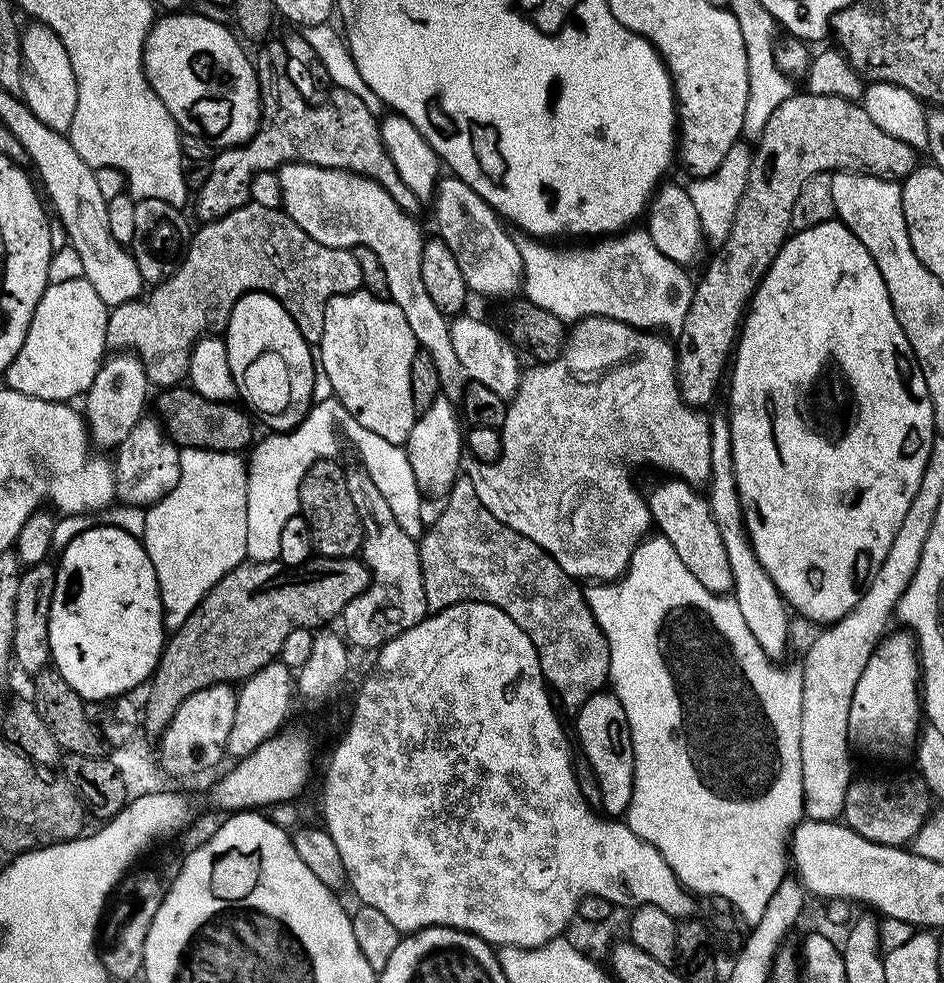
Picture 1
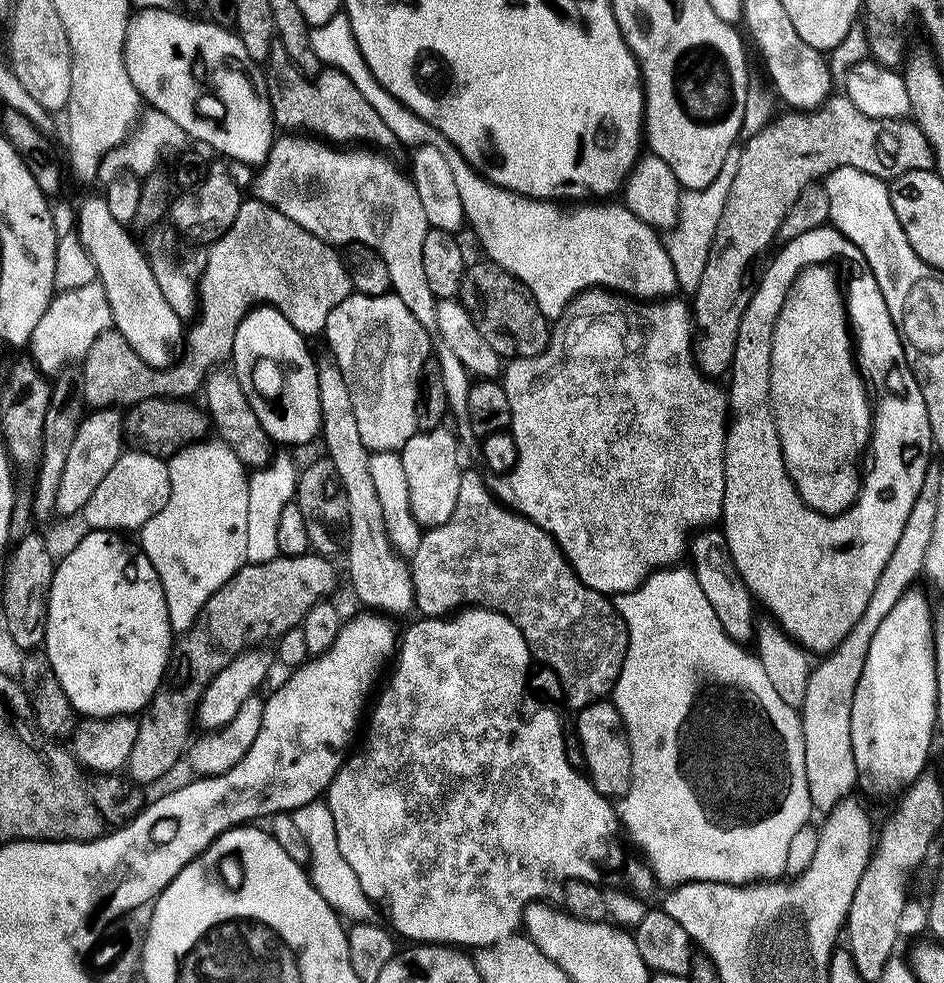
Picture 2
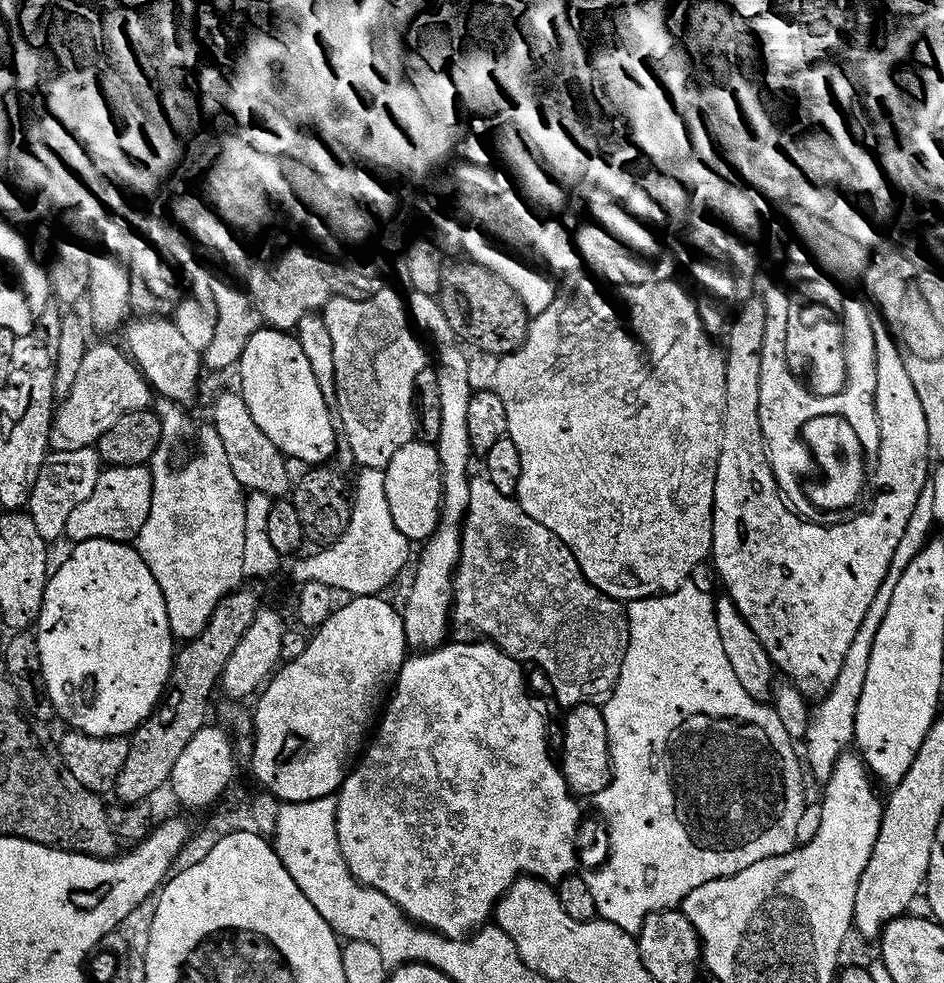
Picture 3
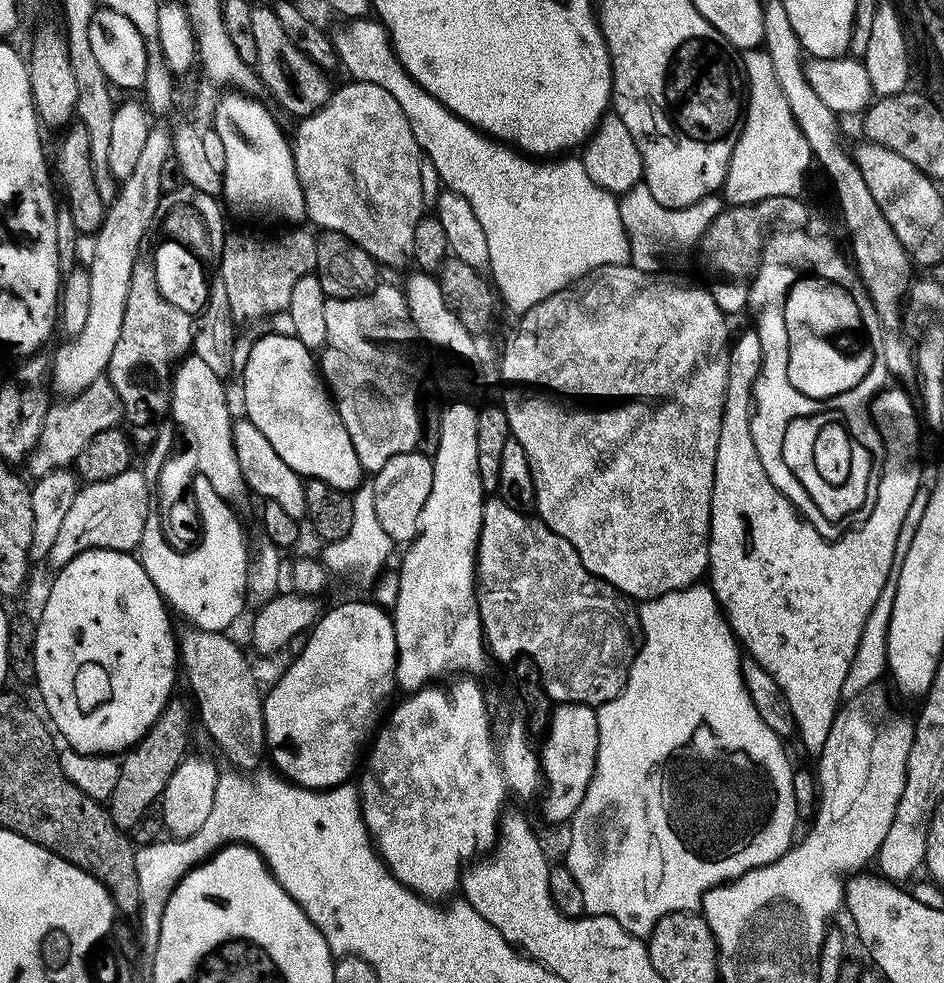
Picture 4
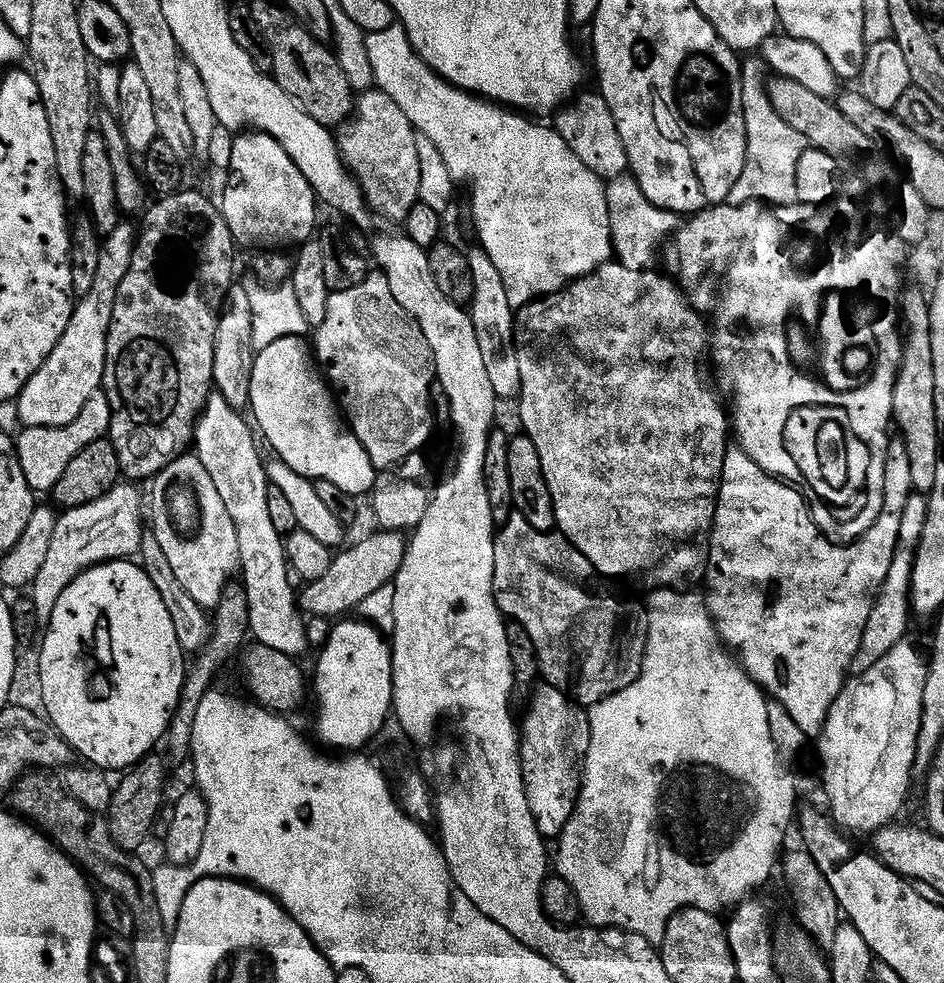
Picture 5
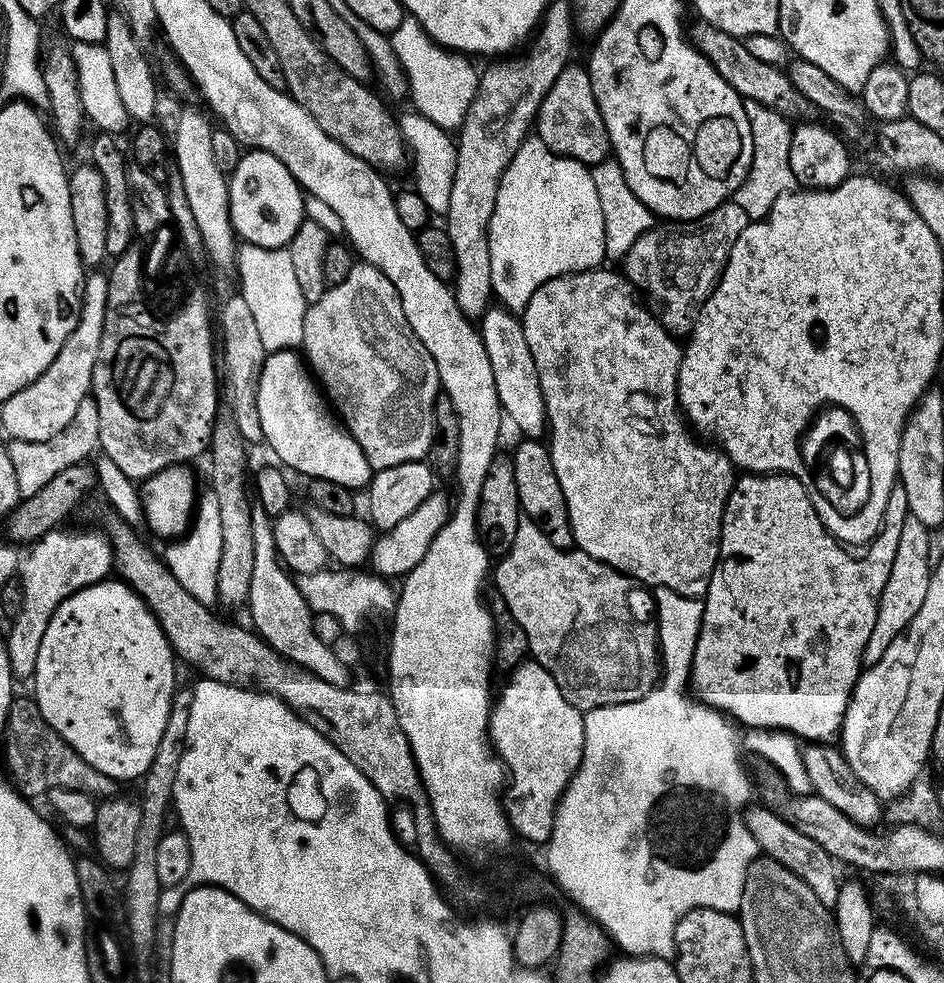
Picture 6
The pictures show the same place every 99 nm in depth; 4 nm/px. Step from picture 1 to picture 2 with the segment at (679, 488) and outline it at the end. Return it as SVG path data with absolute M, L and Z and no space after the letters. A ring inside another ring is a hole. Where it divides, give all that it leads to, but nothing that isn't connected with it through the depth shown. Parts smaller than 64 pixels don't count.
M697 531L690 540L690 556L691 552L691 570L698 578L698 586L702 586L702 594L706 594L706 602L710 602L710 606L713 607L724 633L737 642L751 641L754 636L754 623L752 624L754 600L748 589L741 583L740 577L732 573L732 561L728 559L724 547L723 531Z

